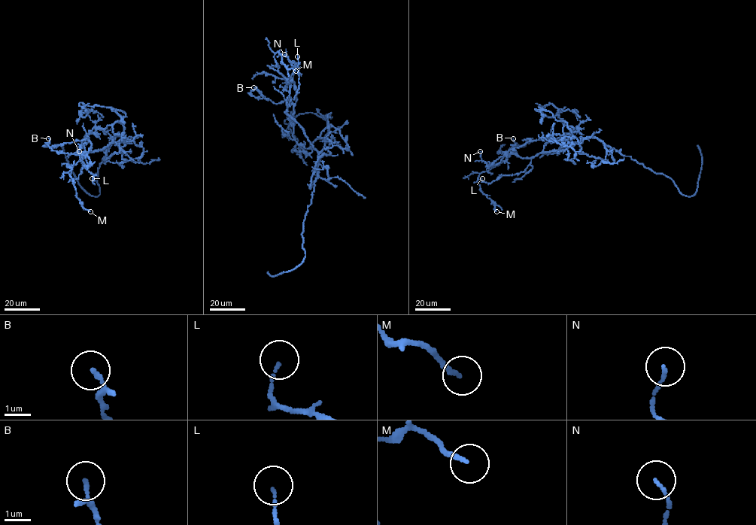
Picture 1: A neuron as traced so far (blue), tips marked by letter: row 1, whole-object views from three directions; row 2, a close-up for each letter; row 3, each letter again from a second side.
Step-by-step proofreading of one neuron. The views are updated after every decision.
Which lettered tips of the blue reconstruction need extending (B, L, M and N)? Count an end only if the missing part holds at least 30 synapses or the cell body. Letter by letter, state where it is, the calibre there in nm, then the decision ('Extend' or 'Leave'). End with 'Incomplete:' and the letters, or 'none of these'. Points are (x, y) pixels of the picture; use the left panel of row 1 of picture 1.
B: Place: (48, 138). Thickness 110 nm. Leave
L: Place: (92, 178). Thickness 100 nm. Leave
M: Place: (90, 211). Thickness 180 nm. Leave
N: Place: (79, 151). Thickness 110 nm. Leave
Incomplete: none of these

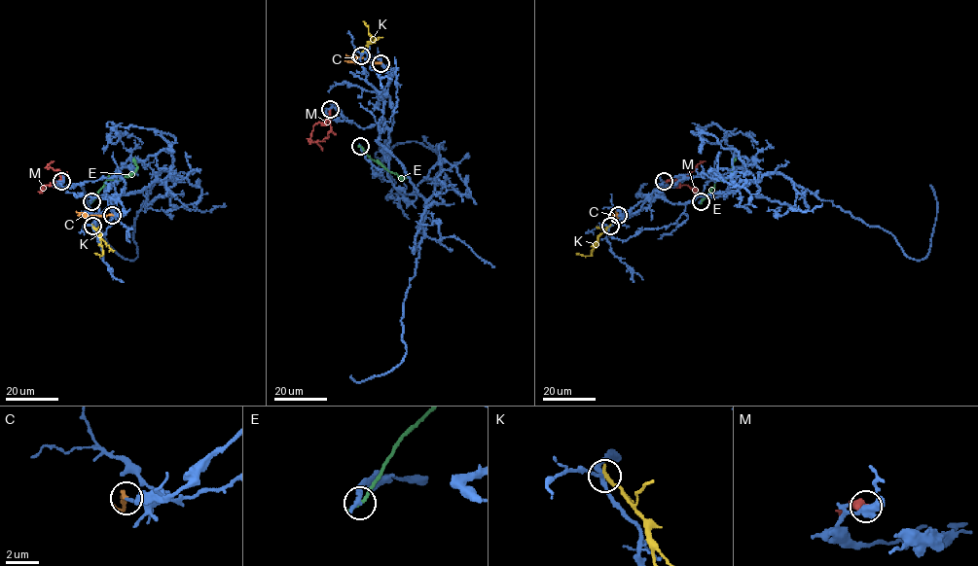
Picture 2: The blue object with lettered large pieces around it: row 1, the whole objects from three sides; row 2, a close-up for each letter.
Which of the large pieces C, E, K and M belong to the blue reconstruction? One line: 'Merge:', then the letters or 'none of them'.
Merge: C

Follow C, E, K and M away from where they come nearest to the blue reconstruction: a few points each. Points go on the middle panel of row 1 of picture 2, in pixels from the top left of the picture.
C: (381, 63), (357, 57), (354, 62), (344, 61)
E: (361, 146), (389, 171), (406, 177), (402, 180)
K: (361, 55), (371, 39), (363, 21)
M: (330, 109), (331, 129), (322, 141), (314, 142), (322, 150)

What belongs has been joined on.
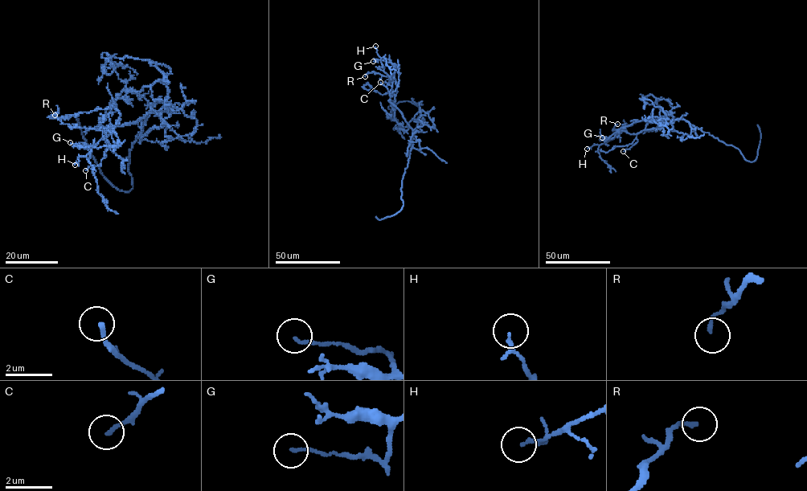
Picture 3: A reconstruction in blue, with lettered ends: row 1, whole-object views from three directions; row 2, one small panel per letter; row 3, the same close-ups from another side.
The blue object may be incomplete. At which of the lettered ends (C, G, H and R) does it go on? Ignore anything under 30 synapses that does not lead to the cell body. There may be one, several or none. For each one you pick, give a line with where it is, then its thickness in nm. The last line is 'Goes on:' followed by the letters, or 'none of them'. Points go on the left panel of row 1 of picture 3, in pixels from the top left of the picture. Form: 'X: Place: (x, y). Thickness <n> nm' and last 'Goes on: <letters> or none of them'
Goes on: none of them

